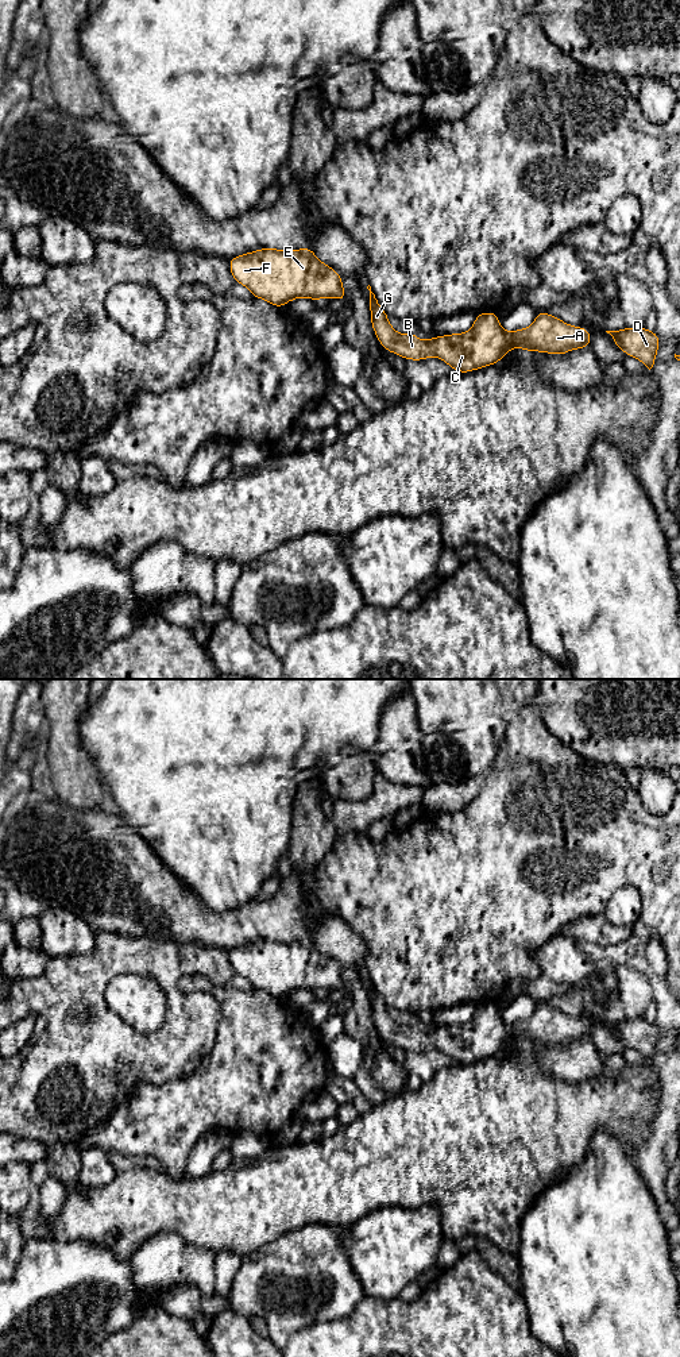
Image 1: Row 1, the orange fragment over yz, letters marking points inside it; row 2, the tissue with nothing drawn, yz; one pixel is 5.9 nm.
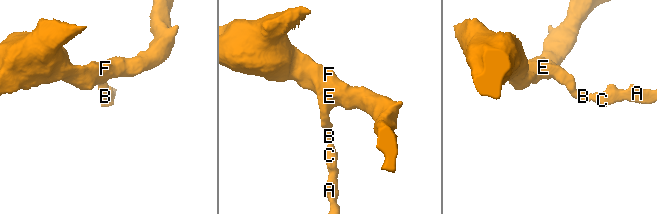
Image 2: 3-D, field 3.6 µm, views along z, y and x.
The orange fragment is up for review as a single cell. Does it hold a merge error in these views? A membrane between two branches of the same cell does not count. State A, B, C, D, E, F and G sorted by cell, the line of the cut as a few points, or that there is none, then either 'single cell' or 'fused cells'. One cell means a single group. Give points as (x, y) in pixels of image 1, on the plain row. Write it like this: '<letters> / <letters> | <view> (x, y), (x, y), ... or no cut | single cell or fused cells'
A B C D E F G | no cut | single cell

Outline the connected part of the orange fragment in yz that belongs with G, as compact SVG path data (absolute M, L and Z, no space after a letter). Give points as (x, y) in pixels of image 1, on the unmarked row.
M368 976L367 980L370 982L370 1002L371 1002L371 1017L372 1021L386 1042L394 1044L403 1050L412 1052L424 1052L436 1046L440 1052L448 1055L455 1064L470 1064L478 1060L483 1060L486 1057L491 1057L498 1055L511 1040L521 1038L525 1042L538 1042L538 1044L548 1044L553 1046L564 1046L569 1041L579 1041L583 1038L591 1038L591 1023L583 1018L573 1018L567 1015L565 1013L540 1002L533 1013L533 1015L528 1019L517 1021L507 1023L499 1015L499 1009L495 1003L484 1003L479 1005L475 1009L474 1017L464 1025L451 1025L451 1026L441 1026L438 1029L428 1029L428 1033L422 1033L414 1023L413 1025L398 1025L389 1014L389 1007L375 990L375 986L371 983L371 978Z

